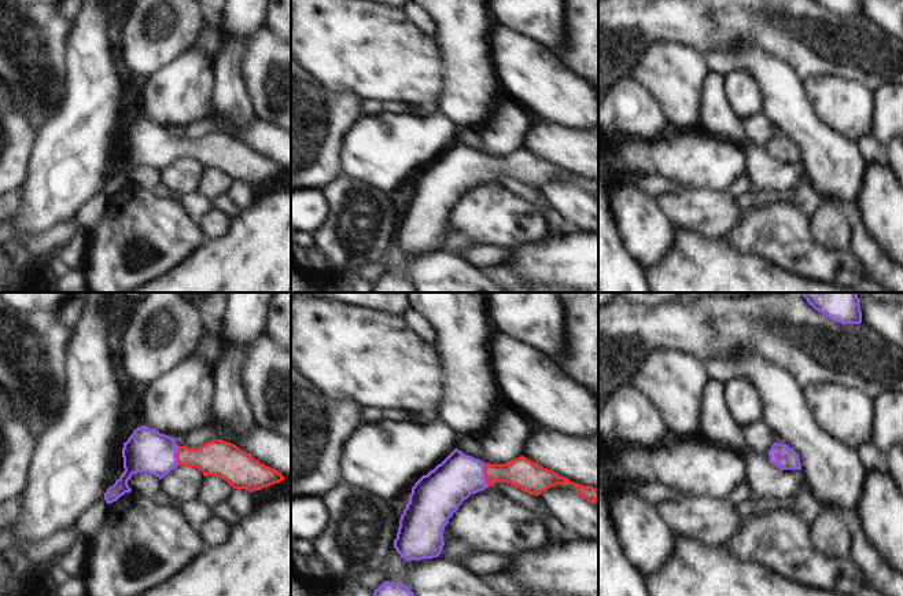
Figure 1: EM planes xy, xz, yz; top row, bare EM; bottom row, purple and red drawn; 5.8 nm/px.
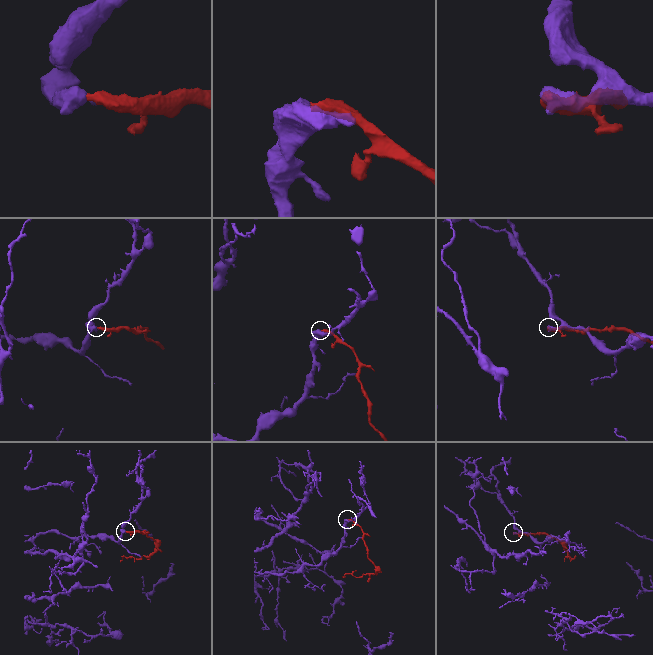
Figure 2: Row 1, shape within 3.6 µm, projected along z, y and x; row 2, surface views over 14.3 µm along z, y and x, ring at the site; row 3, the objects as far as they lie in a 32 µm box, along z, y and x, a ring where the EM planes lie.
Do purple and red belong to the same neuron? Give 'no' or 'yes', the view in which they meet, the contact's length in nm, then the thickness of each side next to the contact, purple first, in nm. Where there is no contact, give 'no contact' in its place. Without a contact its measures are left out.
yes | xz | 140 nm | 260/180 nm

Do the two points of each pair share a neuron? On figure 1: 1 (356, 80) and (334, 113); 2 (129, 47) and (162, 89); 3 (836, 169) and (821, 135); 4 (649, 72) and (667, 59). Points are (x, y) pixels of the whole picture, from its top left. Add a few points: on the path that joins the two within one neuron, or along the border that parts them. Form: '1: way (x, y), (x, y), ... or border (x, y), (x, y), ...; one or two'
1: border (319, 81), (331, 89), (354, 92), (362, 100); two
2: border (177, 56), (142, 80); two
3: way (832, 161), (822, 150), (821, 143); one
4: way (653, 70), (663, 63); one

